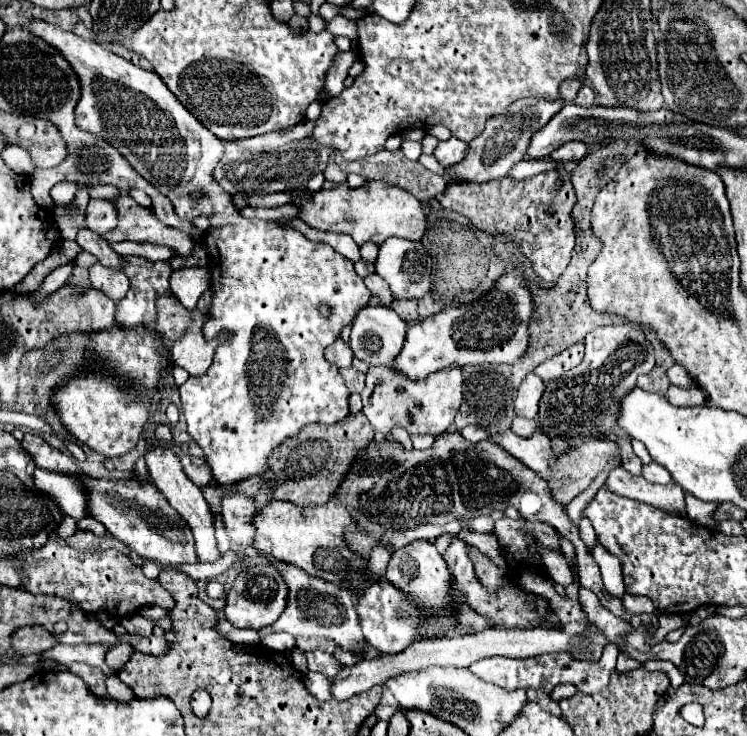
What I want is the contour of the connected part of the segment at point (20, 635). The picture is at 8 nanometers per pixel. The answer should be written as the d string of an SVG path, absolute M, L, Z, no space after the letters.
M39 626L19 628L19 632L15 632L11 640L13 640L11 642L13 652L19 652L21 656L41 654L41 652L51 650L57 644L55 636L51 636L51 632L47 632L47 630L39 628Z

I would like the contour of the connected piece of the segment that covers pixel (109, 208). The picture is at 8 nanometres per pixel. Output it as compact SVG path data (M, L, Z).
M91 200L85 210L85 228L103 236L117 228L117 210L109 200Z

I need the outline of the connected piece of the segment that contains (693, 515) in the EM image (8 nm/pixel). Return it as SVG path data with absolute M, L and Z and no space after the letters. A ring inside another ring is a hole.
M687 494L687 516L689 516L693 522L697 522L697 524L715 528L715 526L717 526L717 520L713 518L713 514L717 512L717 508L719 508L719 504L701 502L701 500L695 500L695 496Z

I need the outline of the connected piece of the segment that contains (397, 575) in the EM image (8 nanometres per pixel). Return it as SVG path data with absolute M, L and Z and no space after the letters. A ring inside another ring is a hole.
M417 540L405 548L399 548L385 572L385 578L395 584L401 592L411 596L425 616L423 628L421 628L421 638L443 638L443 636L455 636L459 634L457 622L455 622L455 600L451 596L453 590L453 576L445 566L445 560L441 558L439 550L429 544L427 540Z

